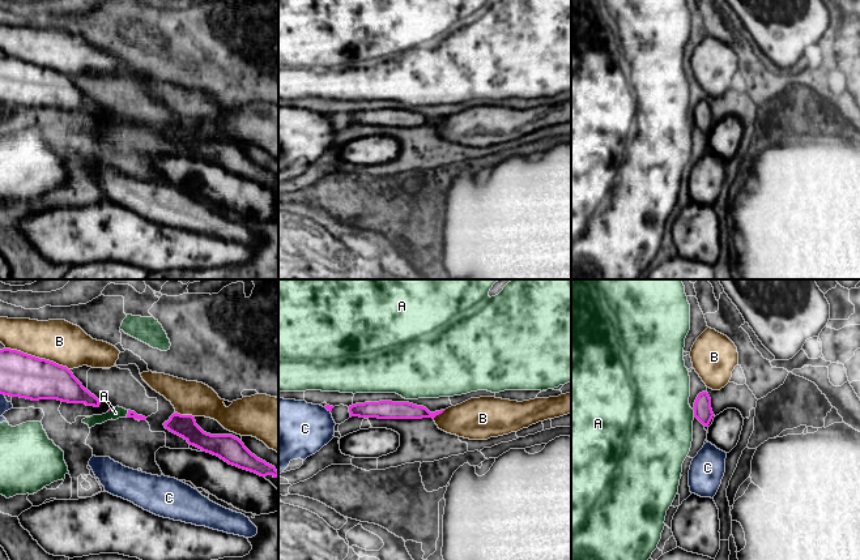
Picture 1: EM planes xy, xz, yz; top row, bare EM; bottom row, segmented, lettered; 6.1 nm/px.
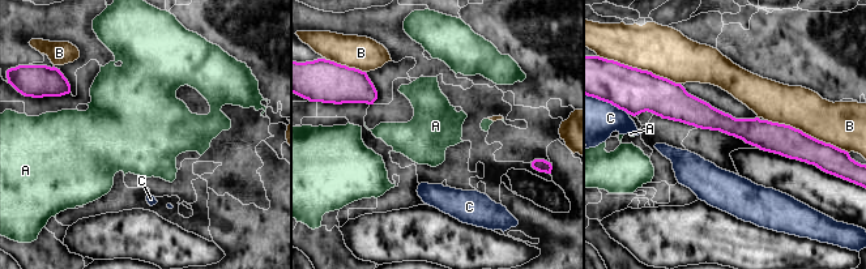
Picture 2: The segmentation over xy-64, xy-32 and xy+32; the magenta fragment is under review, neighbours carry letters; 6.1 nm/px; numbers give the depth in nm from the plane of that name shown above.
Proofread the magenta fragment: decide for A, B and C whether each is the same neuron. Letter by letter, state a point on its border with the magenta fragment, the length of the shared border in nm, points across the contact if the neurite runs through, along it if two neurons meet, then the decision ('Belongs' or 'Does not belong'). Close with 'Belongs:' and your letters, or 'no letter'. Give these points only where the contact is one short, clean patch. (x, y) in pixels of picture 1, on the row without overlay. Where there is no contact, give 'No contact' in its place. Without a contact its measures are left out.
A: Touches magenta at yz (694, 120). Shared border 60 nm. Does not belong
B: Touches magenta at xy (38, 65). Shared border 420 nm. Does not belong
C: Touches magenta at xz (327, 116). Shared border 50 nm. Does not belong
Belongs: no letter

